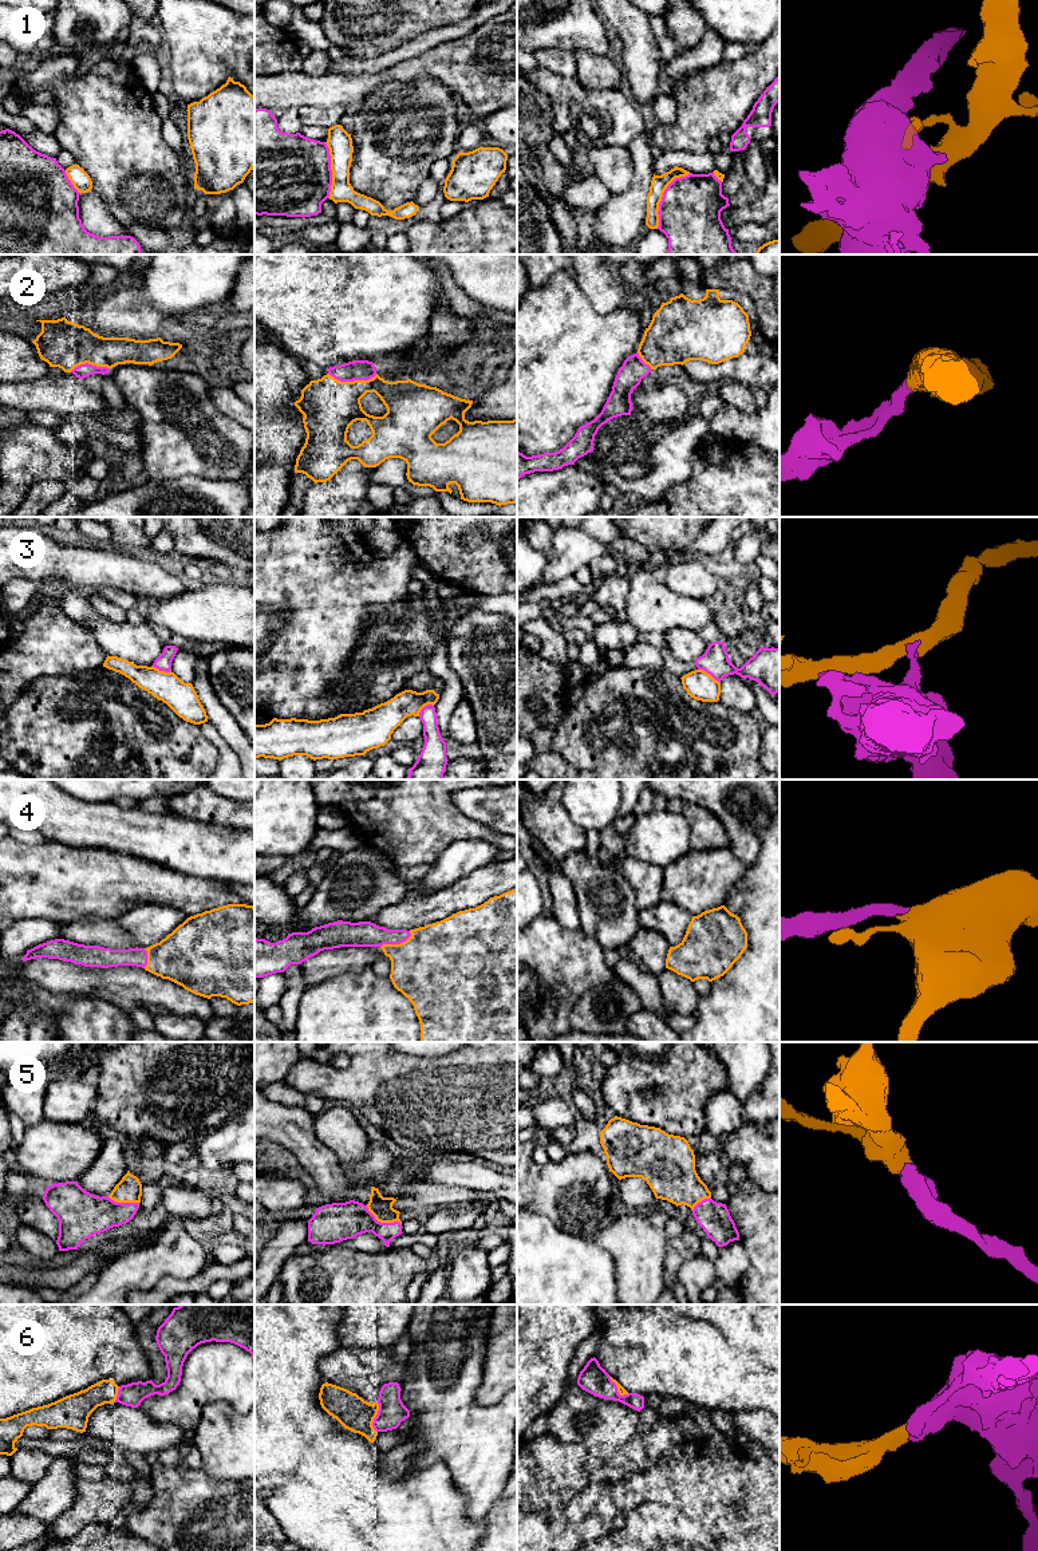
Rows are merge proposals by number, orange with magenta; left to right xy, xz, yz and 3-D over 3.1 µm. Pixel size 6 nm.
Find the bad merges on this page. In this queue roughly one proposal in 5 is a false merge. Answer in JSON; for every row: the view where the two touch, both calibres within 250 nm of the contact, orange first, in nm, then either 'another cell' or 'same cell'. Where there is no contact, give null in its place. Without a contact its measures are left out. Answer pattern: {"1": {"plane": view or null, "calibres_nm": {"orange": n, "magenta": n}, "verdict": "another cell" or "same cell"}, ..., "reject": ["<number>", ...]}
{"1": {"plane": "yz", "calibres_nm": {"orange": 100, "magenta": 360}, "verdict": "another cell"}, "2": {"plane": "xz", "calibres_nm": {"orange": 320, "magenta": 130}, "verdict": "same cell"}, "3": {"plane": "yz", "calibres_nm": {"orange": 170, "magenta": 160}, "verdict": "another cell"}, "4": {"plane": "xz", "calibres_nm": {"orange": 440, "magenta": 160}, "verdict": "same cell"}, "5": {"plane": "xz", "calibres_nm": {"orange": 130, "magenta": 220}, "verdict": "same cell"}, "6": {"plane": "xz", "calibres_nm": {"orange": 200, "magenta": 160}, "verdict": "same cell"}, "reject": ["1", "3"]}

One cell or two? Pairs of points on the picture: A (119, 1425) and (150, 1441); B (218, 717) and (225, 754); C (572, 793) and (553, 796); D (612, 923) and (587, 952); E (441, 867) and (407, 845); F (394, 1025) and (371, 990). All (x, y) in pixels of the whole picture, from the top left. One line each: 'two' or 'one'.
A: one
B: two
C: two
D: two
E: two
F: one

